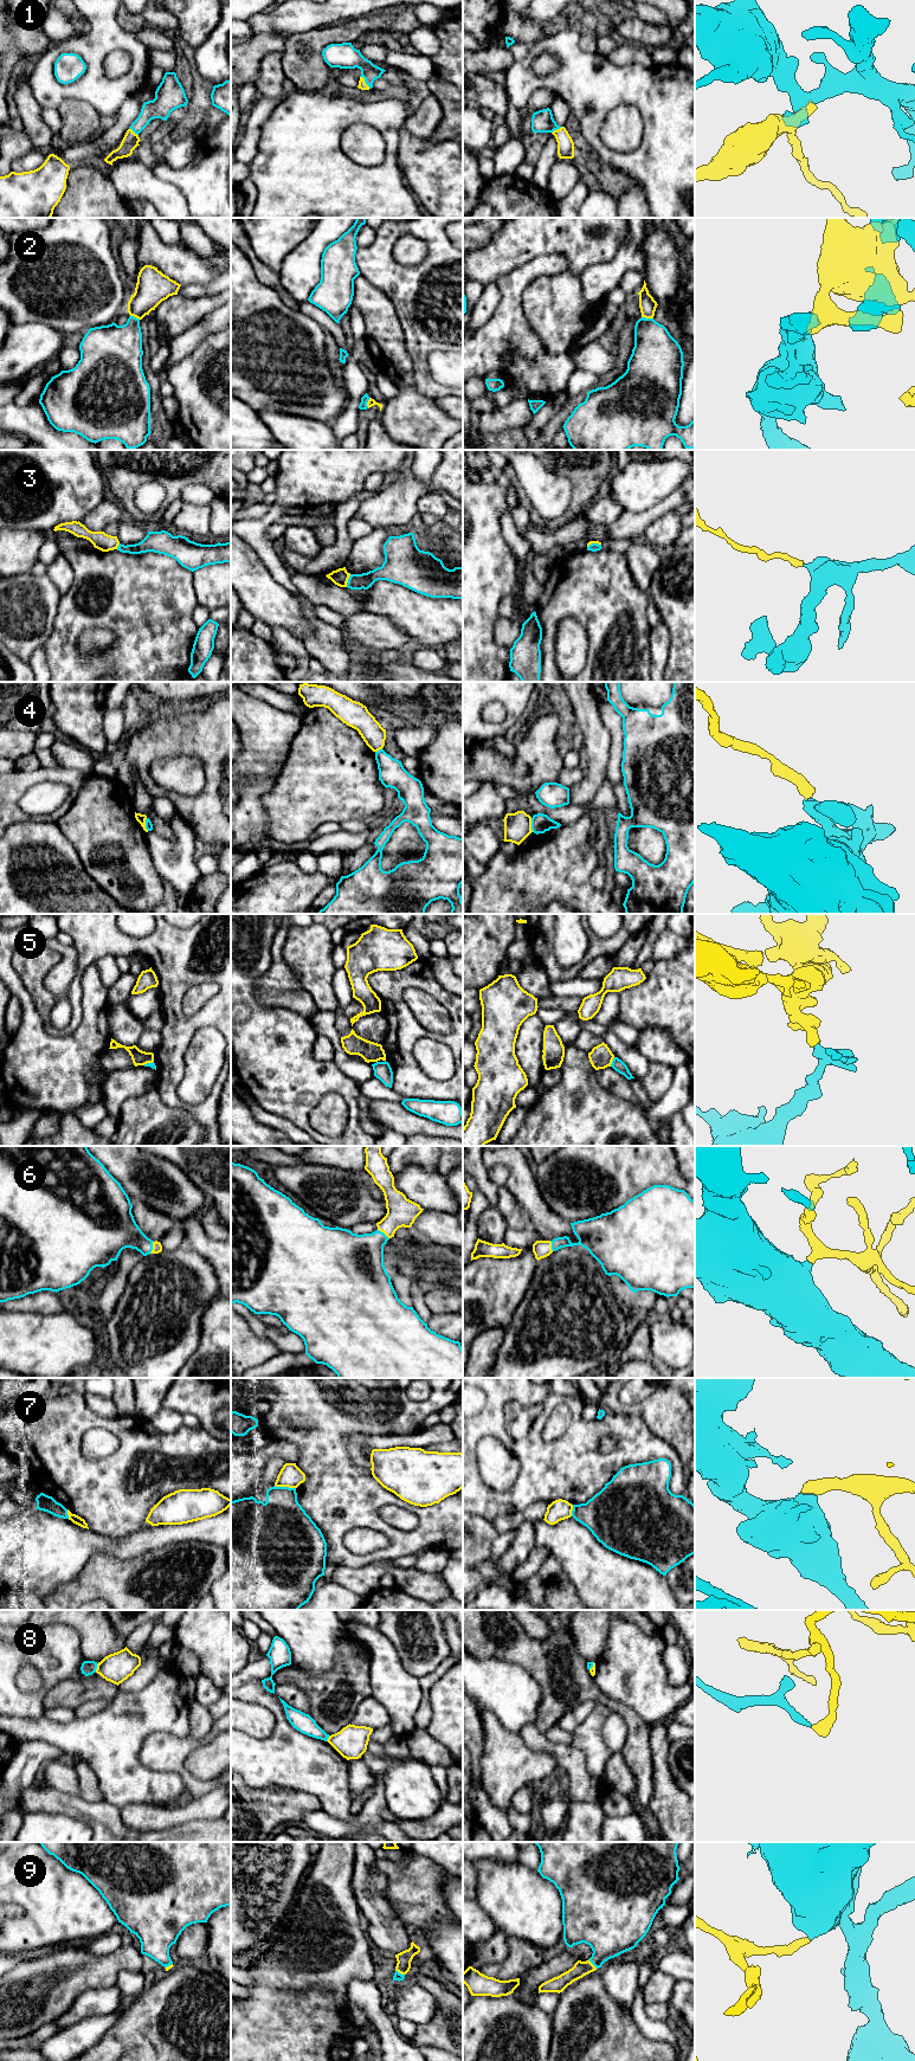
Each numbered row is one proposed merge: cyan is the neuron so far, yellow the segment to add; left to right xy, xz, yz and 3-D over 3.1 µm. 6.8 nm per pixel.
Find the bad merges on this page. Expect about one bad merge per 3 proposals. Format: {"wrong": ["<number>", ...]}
{"wrong": ["3", "4", "5", "7", "8"]}

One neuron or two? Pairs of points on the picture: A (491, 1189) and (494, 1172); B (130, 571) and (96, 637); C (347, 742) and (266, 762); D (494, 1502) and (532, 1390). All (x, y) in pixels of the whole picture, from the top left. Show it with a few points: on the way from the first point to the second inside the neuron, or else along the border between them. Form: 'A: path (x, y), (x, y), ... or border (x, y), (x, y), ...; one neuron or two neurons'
A: border (487, 1170), (488, 1177), (498, 1186); two neurons
B: border (116, 636), (105, 629), (88, 628), (77, 644); two neurons
C: border (297, 732), (291, 741), (289, 755), (276, 784); two neurons
D: path (524, 1485), (534, 1475), (534, 1436), (540, 1421); one neuron

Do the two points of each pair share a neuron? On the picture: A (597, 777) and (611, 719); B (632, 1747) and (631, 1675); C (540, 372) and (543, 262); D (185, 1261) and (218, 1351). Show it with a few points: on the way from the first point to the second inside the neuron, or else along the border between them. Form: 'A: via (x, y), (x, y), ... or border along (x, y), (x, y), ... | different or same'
A: border along (598, 704), (600, 719), (611, 736), (609, 759) | different
B: border along (606, 1695), (629, 1706), (650, 1726) | different
C: via (516, 343), (513, 340), (513, 289), (515, 287) | same
D: border along (218, 1293), (204, 1311), (200, 1320), (199, 1338) | different

